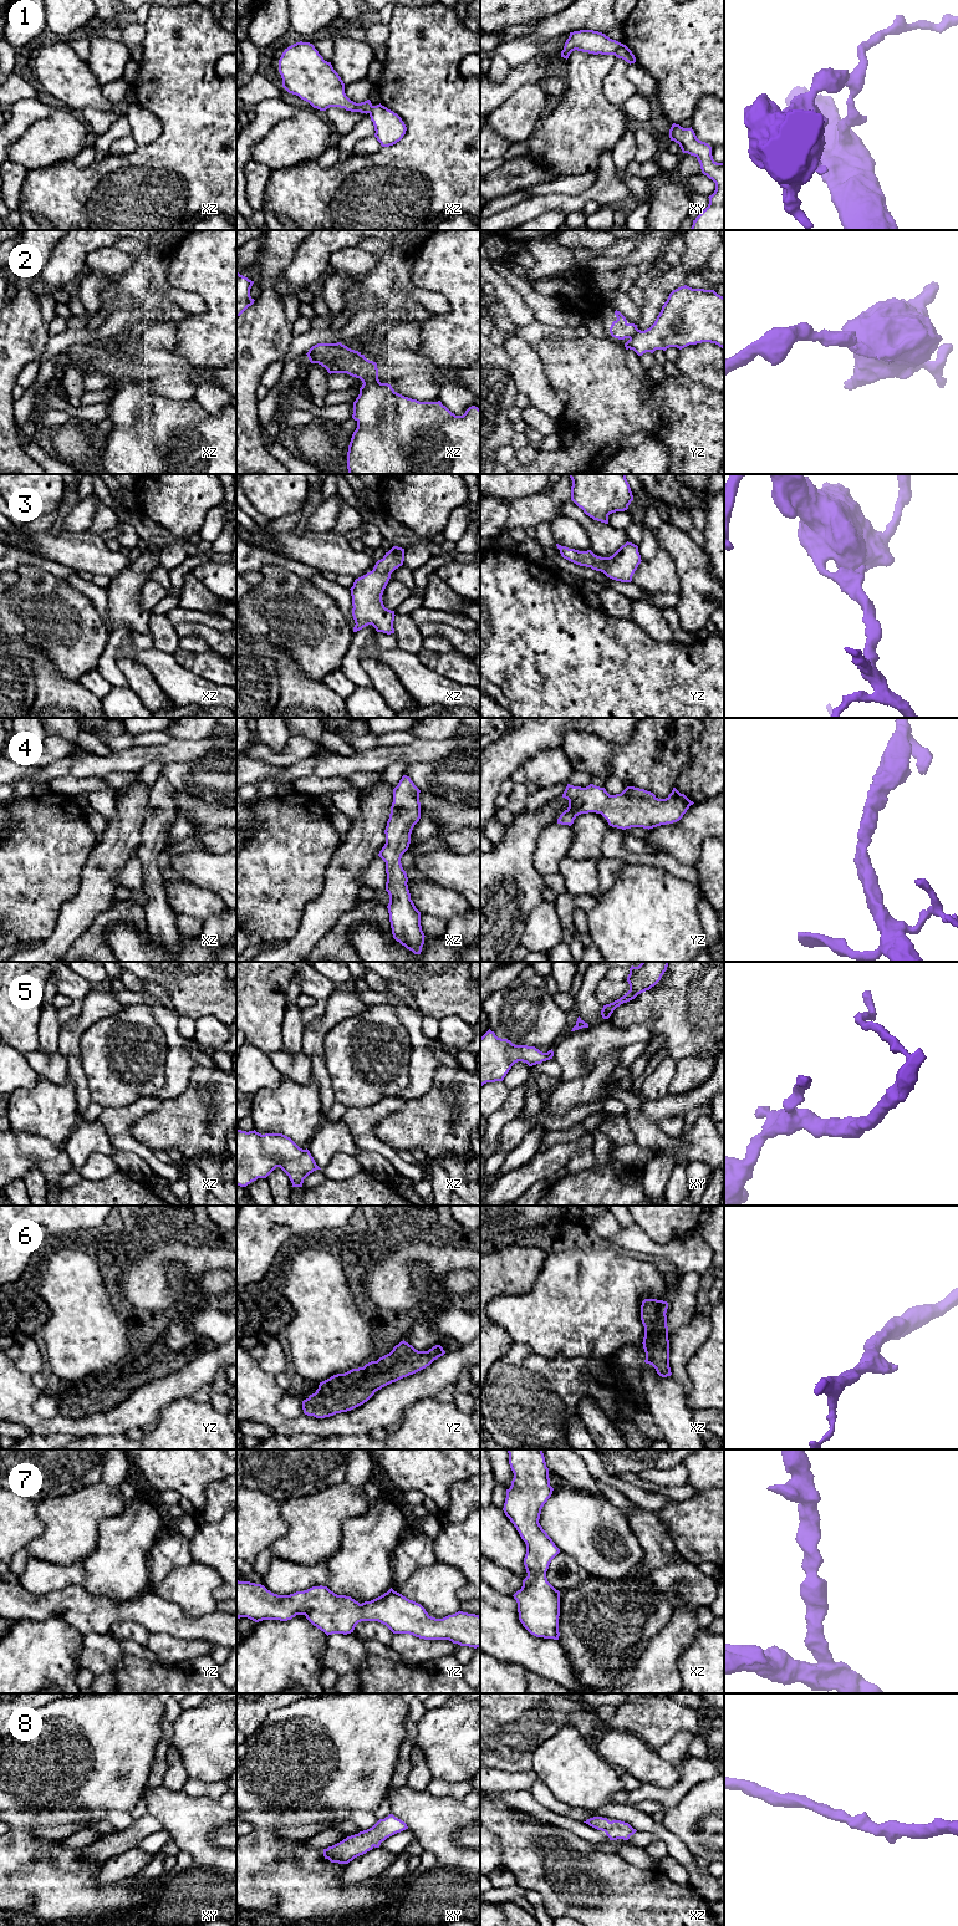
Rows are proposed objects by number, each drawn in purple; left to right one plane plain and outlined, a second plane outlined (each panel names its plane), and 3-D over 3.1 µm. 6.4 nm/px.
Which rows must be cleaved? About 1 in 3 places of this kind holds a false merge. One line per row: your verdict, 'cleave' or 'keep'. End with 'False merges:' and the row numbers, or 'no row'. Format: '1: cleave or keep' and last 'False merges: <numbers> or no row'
1: cleave
2: cleave
3: keep
4: keep
5: keep
6: keep
7: keep
8: keep
False merges: 1, 2

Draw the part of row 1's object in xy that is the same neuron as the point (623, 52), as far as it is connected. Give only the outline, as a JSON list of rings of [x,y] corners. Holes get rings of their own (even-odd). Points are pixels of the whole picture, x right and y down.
[[[623,44],[620,45],[617,52],[615,54],[616,57],[625,60],[626,62],[635,63],[636,57],[632,51]]]

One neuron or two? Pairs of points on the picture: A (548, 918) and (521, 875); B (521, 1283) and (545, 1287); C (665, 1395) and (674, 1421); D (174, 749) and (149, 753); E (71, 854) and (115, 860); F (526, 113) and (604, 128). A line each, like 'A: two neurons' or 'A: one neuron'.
A: two neurons
B: two neurons
C: one neuron
D: one neuron
E: two neurons
F: two neurons

